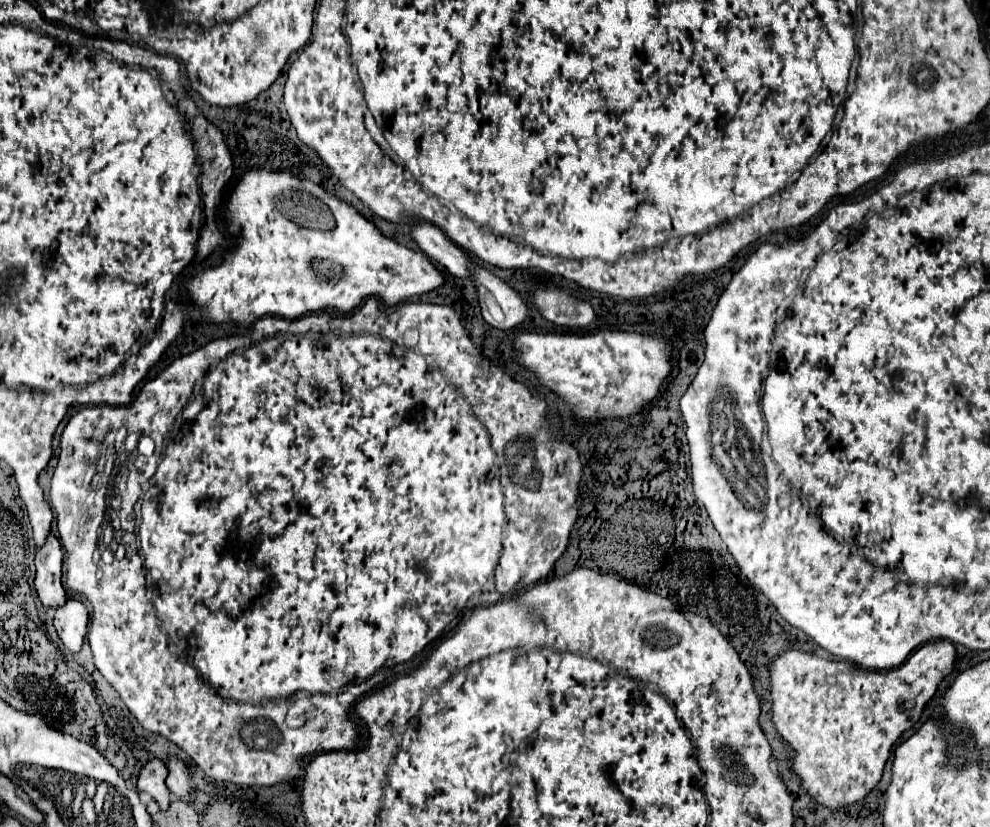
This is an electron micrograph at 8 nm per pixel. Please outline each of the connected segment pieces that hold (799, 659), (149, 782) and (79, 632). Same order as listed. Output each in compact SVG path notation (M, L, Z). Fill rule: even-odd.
M946 640L926 642L902 666L884 672L870 672L848 662L820 660L820 656L806 654L802 650L782 652L772 664L768 664L772 724L782 736L782 740L794 750L792 768L794 774L800 778L802 790L810 794L820 806L834 810L864 800L882 778L888 750L906 730L910 730L920 720L926 704L936 694L940 682L952 674L954 664L956 648L952 642ZM904 700L912 700L914 706L908 710L898 710Z
M150 760L138 776L138 790L148 792L160 806L160 810L166 810L170 806L170 790L166 788L166 774L168 768L162 760Z
M66 596L66 602L56 608L54 626L68 650L78 652L82 648L82 642L86 638L86 624L88 624L86 606L80 600Z

